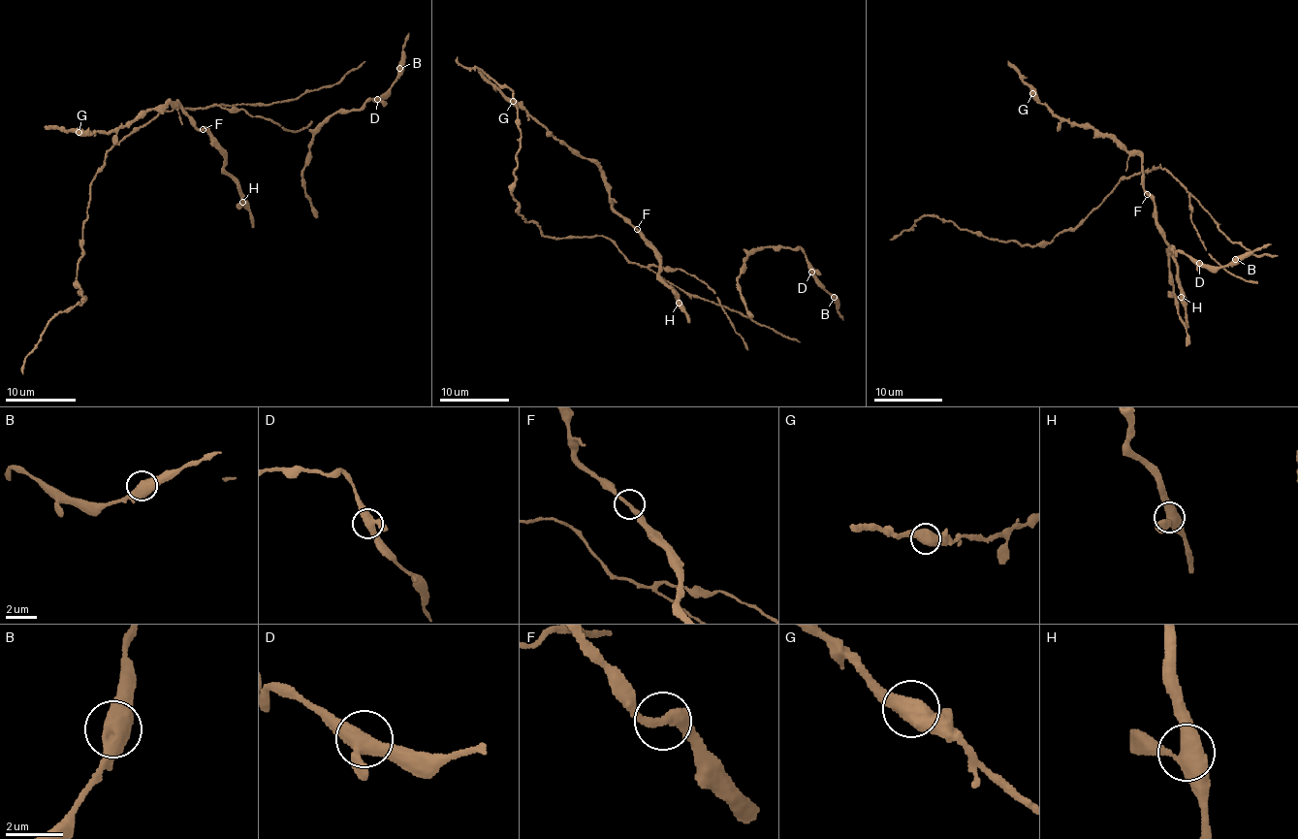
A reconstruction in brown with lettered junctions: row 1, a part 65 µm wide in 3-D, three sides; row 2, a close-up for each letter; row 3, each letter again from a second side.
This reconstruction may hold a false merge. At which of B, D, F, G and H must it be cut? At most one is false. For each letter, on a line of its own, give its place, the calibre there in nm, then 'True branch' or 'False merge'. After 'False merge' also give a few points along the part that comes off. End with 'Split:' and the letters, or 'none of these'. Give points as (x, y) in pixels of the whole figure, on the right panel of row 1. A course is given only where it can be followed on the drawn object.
B: Place: (1235, 259). Thickness 550 nm. True branch
D: Place: (1199, 263). Thickness 440 nm. True branch
F: Place: (1147, 194). Thickness 280 nm. True branch
G: Place: (1032, 93). Thickness 650 nm. True branch
H: Place: (1181, 297). Thickness 460 nm. True branch
Split: none of these

